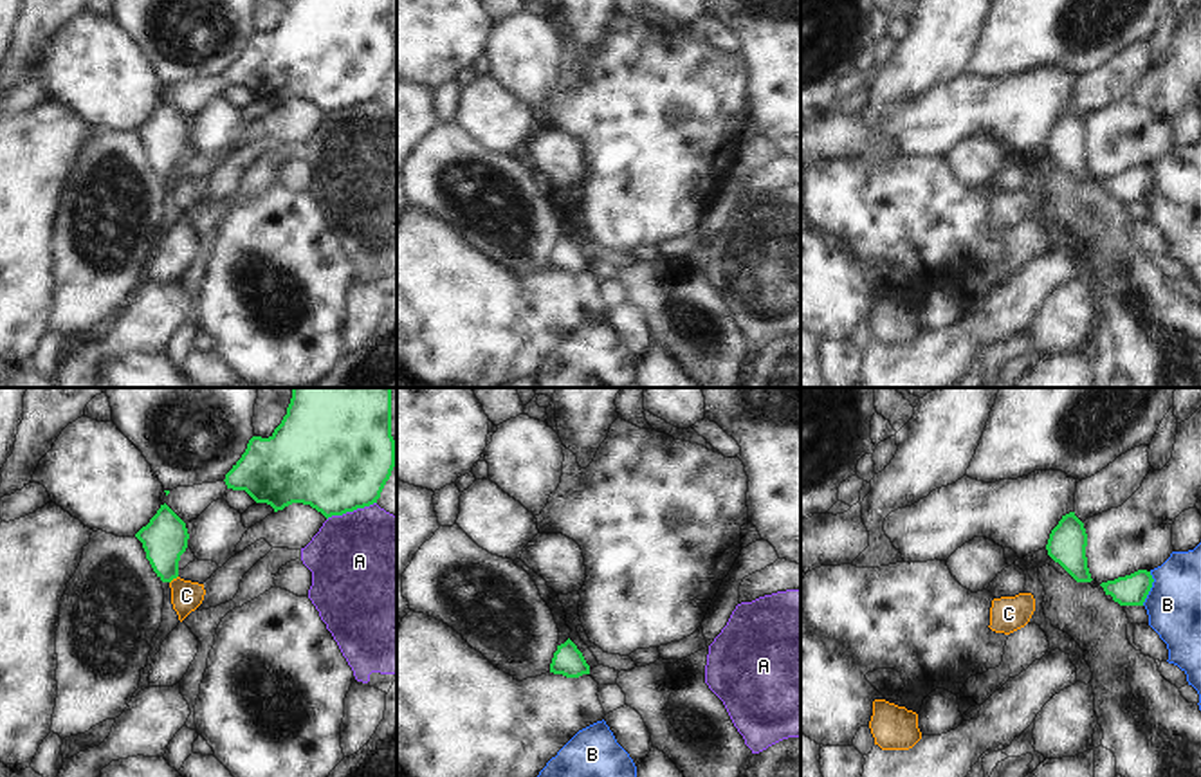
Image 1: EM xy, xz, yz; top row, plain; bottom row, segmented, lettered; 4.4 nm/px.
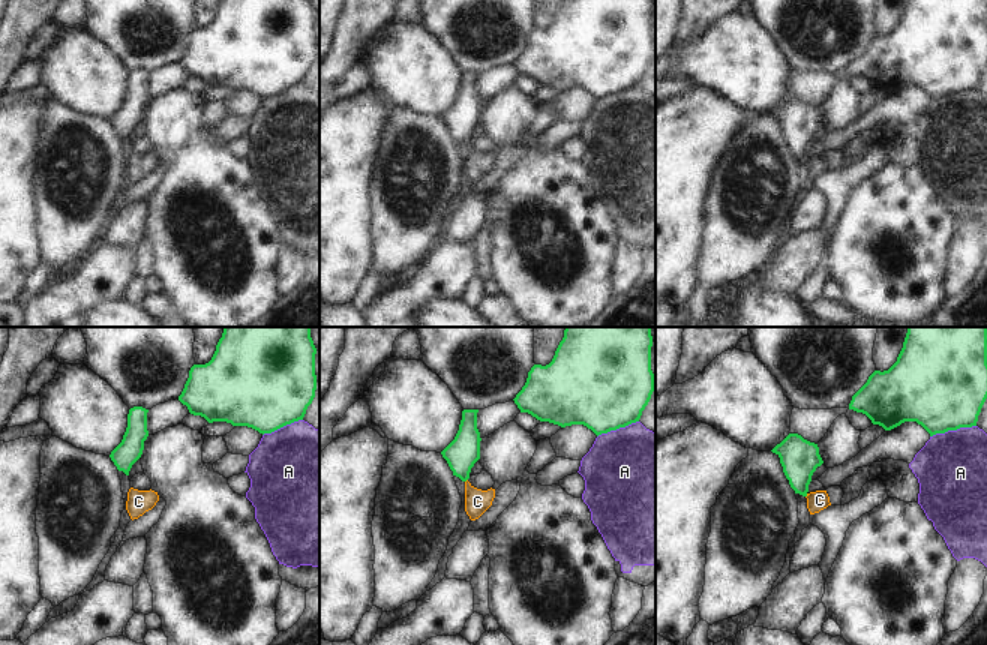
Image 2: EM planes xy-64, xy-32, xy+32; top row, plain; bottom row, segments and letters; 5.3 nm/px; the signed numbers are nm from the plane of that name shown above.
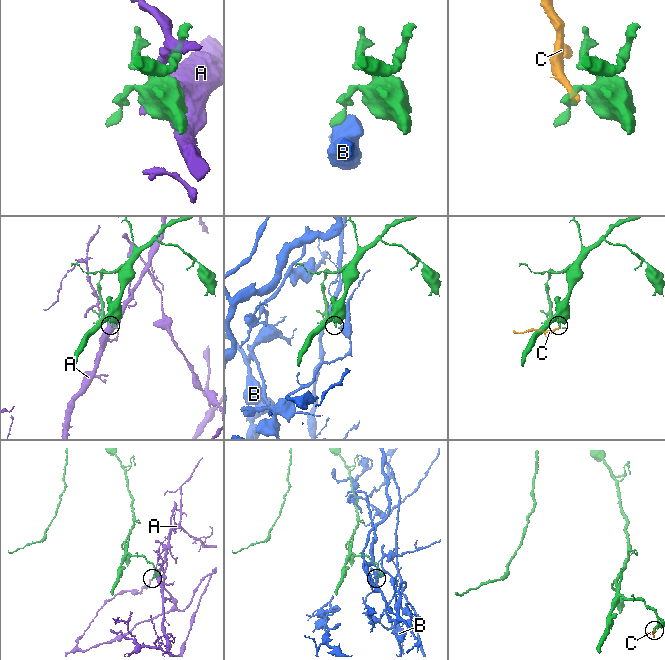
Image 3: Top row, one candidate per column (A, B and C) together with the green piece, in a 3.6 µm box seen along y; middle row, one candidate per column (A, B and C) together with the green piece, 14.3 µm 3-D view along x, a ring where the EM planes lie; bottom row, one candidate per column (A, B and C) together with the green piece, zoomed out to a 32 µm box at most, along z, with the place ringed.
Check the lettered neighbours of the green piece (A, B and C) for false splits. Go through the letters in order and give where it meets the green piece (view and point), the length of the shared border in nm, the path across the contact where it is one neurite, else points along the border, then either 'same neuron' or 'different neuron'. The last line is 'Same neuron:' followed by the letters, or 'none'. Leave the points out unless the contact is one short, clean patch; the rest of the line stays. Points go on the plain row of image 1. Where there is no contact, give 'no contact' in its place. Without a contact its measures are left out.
A: xy (350, 107) | 240 nm | different neuron
B: yz (1151, 182) | 160 nm | along yz (1151, 168), (1153, 181), (1142, 201) | different neuron
C: xy (174, 173) | 50 nm | along xy (177, 172), (170, 179) | different neuron
Same neuron: none

